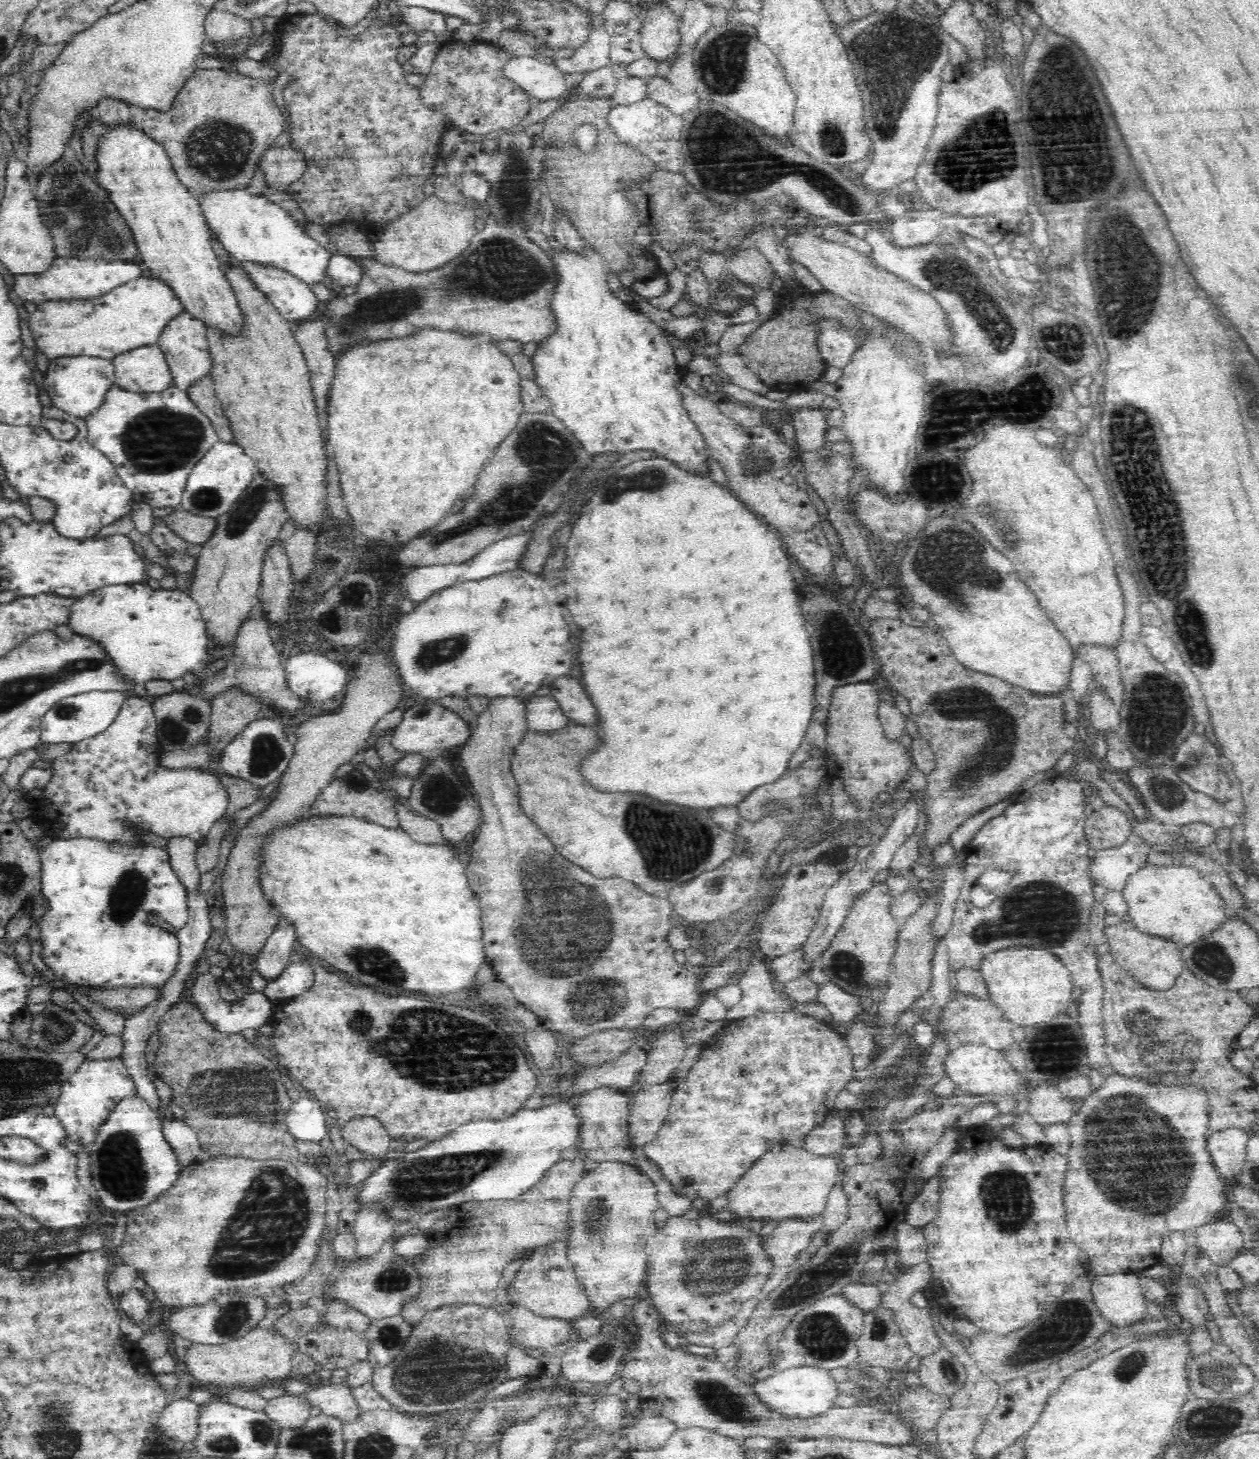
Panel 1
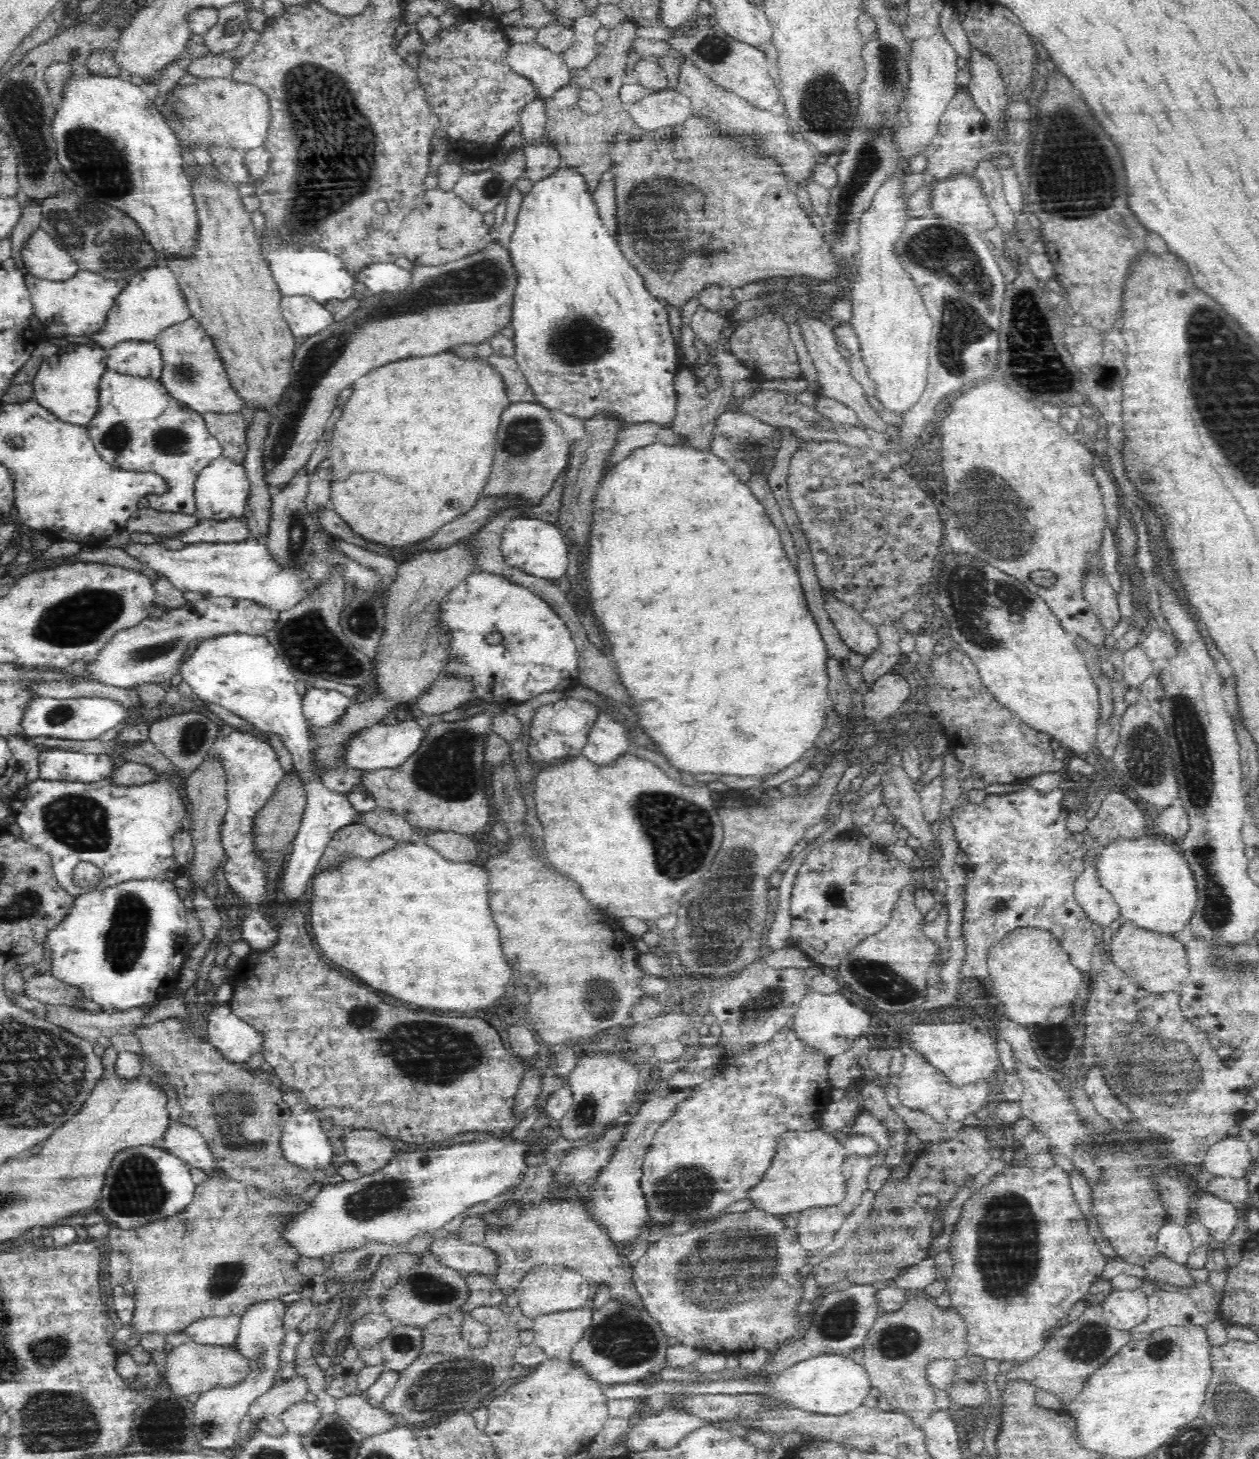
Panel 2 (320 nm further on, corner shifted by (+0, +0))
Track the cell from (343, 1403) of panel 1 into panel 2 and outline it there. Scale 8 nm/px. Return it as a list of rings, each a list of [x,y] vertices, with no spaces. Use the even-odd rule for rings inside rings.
[[[358,1392],[337,1398],[335,1402],[335,1413],[364,1437],[388,1432],[400,1419],[386,1412],[384,1408],[374,1408]]]

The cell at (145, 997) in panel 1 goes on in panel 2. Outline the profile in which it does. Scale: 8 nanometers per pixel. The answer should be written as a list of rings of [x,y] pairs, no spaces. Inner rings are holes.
[[[49,973],[27,980],[26,996],[35,998],[44,1004],[66,1005],[82,1008],[82,990],[78,986],[57,980]]]

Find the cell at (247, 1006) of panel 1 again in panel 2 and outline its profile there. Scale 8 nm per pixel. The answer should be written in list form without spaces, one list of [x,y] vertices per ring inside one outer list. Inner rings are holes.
[[[230,1002],[214,1003],[206,1022],[207,1038],[230,1061],[246,1064],[252,1054],[260,1052],[261,1034],[234,1014]]]

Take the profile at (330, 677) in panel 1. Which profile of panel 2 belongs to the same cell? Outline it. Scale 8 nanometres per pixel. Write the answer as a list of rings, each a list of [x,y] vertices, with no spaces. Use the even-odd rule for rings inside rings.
[[[307,685],[302,696],[303,715],[312,727],[332,724],[343,715],[351,703],[350,697],[330,688],[314,688]]]

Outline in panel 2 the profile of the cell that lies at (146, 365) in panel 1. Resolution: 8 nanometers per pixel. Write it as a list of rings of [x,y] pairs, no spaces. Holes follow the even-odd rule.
[[[155,341],[122,342],[107,351],[107,370],[128,376],[161,378],[164,363]]]

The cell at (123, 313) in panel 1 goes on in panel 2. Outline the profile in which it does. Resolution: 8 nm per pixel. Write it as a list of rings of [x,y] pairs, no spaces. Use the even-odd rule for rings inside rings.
[[[158,266],[158,268],[142,270],[140,274],[136,274],[132,280],[129,280],[128,286],[119,292],[114,304],[107,312],[101,329],[89,337],[94,344],[98,344],[105,350],[127,341],[152,342],[159,332],[190,317],[187,300],[182,296],[182,289],[175,275],[169,268]]]

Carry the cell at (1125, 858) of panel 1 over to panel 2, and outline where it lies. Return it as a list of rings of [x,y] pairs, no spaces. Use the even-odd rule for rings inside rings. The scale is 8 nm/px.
[[[1095,864],[1085,865],[1084,872],[1076,879],[1073,893],[1088,918],[1101,927],[1120,918],[1119,906],[1112,893],[1100,883],[1098,867]]]

